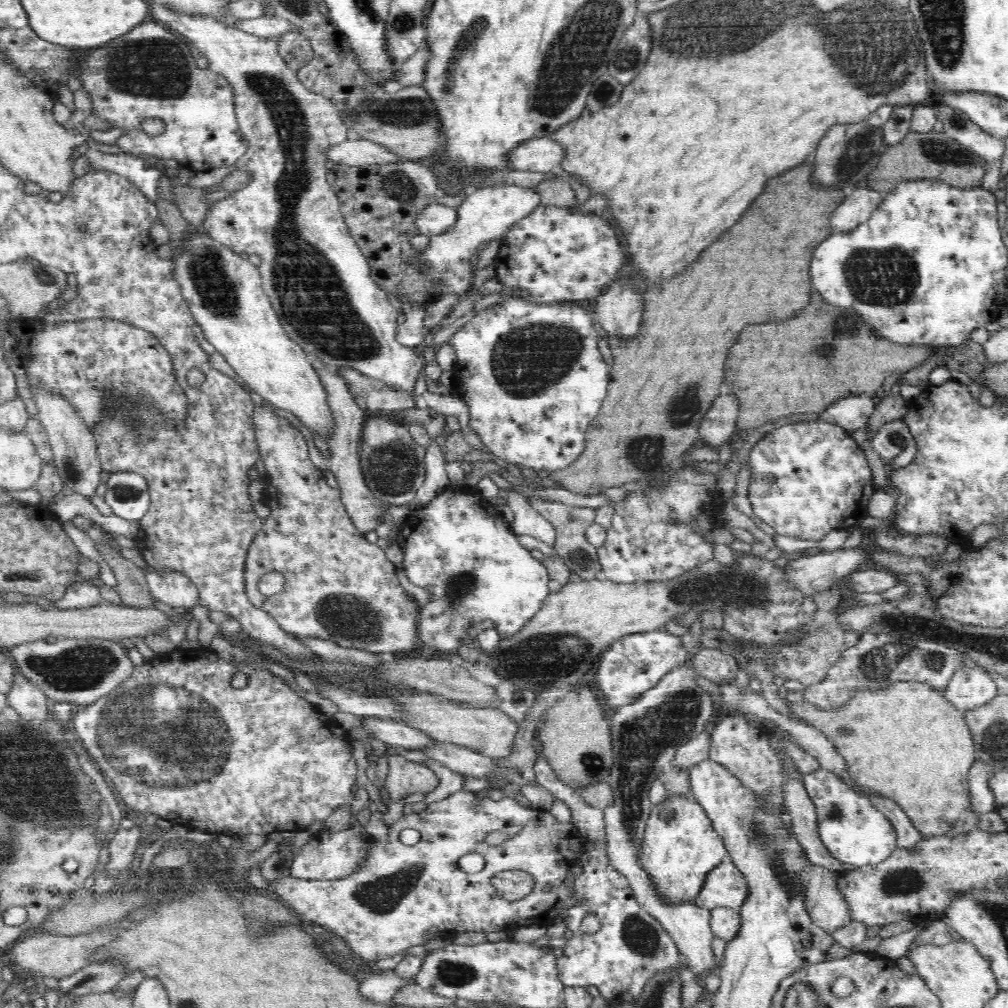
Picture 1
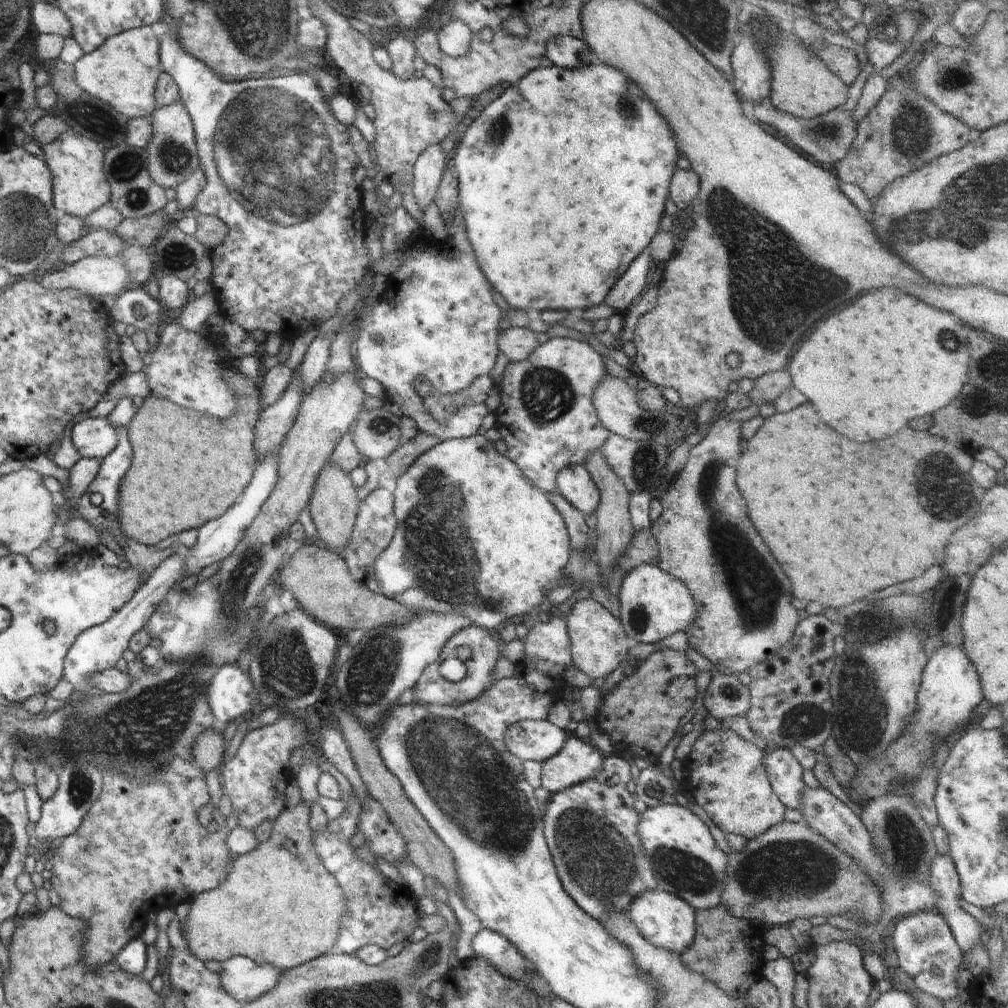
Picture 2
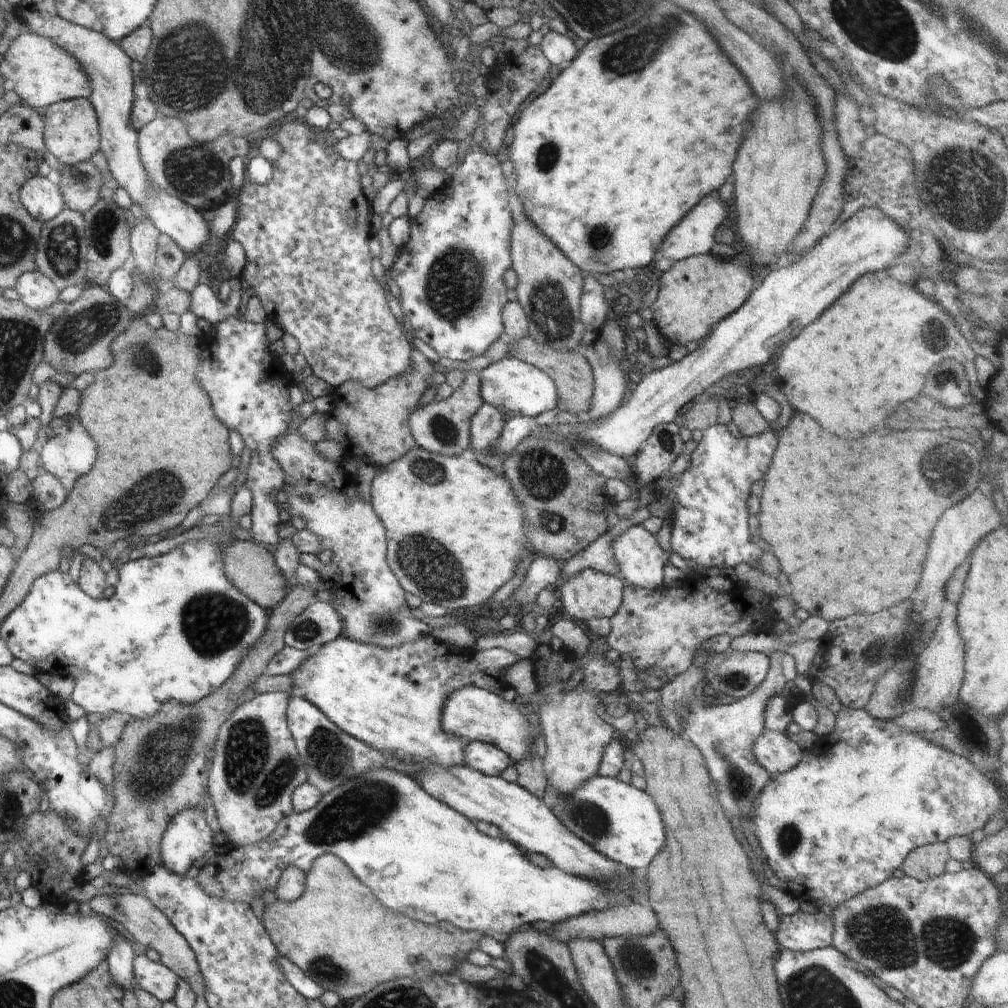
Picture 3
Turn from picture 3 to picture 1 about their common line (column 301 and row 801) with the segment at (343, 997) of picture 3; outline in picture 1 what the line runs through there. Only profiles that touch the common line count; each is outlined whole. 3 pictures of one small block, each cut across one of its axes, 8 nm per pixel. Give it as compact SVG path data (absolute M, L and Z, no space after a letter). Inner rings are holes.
M896 682L888 688L881 686L880 689L872 691L868 687L862 687L856 688L856 691L857 693L839 709L820 709L799 696L787 699L788 707L806 724L823 732L838 753L846 759L846 771L850 775L851 786L858 787L858 792L864 791L864 796L882 795L896 801L902 807L902 811L910 817L914 827L922 833L922 837L946 835L954 838L976 829L979 814L972 812L970 808L968 772L977 758L972 733L966 724L963 711L958 711L946 699L944 690L934 689L920 682ZM888 760L902 762L890 766Z

